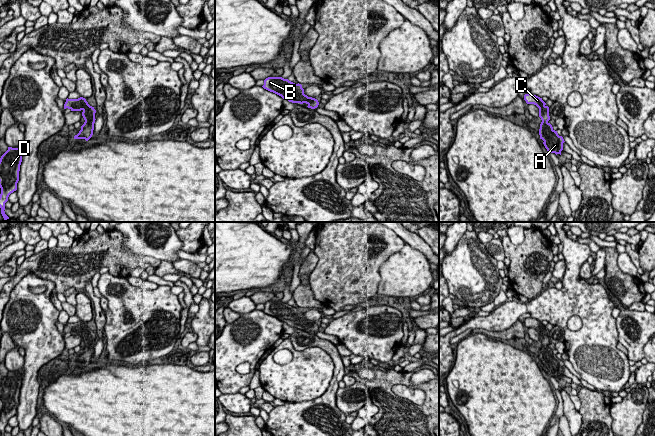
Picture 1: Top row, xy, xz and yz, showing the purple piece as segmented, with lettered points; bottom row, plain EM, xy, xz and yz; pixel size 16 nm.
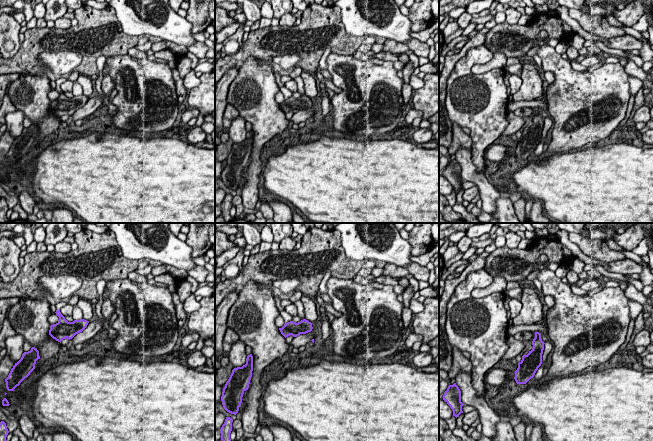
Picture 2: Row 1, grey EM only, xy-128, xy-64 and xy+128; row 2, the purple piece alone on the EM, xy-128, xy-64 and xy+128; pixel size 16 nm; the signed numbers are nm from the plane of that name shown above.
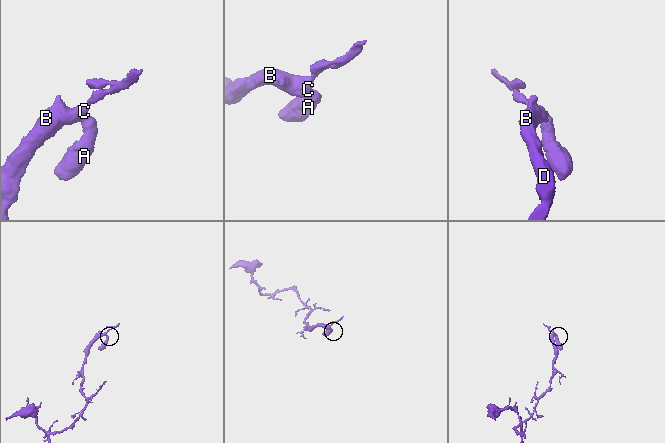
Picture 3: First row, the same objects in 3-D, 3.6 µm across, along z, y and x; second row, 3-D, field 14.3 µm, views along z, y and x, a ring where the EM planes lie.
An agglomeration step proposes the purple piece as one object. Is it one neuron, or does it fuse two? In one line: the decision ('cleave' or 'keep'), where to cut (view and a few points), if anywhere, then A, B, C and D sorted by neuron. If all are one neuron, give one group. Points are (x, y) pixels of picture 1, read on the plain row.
keep; no cut; A B C D

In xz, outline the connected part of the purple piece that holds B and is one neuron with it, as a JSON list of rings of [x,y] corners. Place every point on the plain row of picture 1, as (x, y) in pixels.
[[[268,301],[264,304],[262,311],[281,320],[283,323],[287,323],[289,326],[306,327],[308,329],[307,331],[311,333],[315,333],[319,329],[317,323],[304,318],[304,313],[301,308],[295,308],[282,301]]]

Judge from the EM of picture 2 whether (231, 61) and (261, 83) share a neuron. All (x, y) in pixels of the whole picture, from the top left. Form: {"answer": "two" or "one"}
{"answer": "two"}

